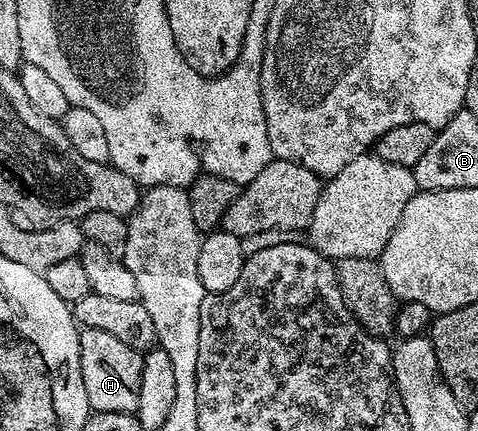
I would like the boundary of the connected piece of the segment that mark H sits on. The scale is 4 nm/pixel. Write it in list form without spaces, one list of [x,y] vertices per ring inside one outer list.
[[[80,328],[79,357],[83,373],[83,389],[87,389],[90,412],[133,415],[139,405],[139,381],[143,377],[145,360],[142,352],[123,345],[119,337],[103,333],[103,329]]]

